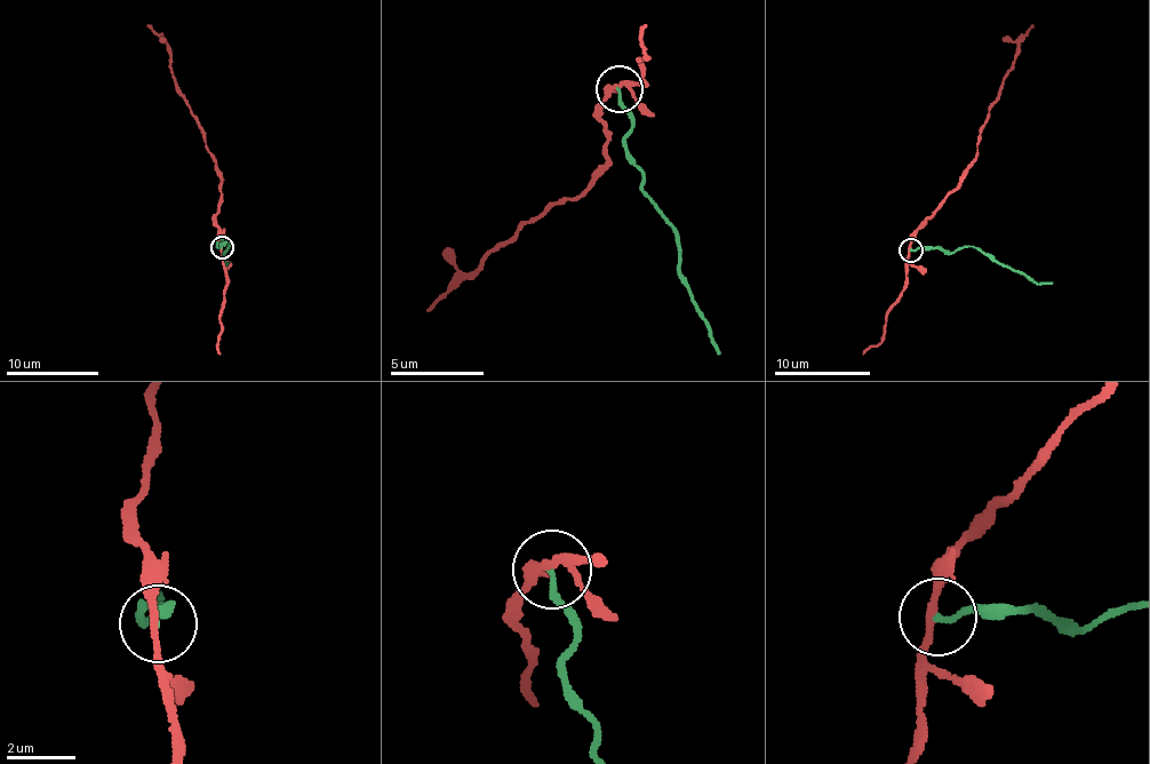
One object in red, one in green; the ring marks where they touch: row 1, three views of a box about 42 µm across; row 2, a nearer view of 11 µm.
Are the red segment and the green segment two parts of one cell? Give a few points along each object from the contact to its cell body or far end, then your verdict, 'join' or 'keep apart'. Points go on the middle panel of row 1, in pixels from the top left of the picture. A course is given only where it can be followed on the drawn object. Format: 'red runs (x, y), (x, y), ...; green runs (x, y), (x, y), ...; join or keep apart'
red runs (617, 87), (612, 85), (598, 113), (607, 161), (591, 183), (495, 245), (470, 277), (429, 311); green runs (617, 87), (631, 119), (628, 158), (653, 207), (676, 231), (681, 280), (712, 329), (720, 352); keep apart

